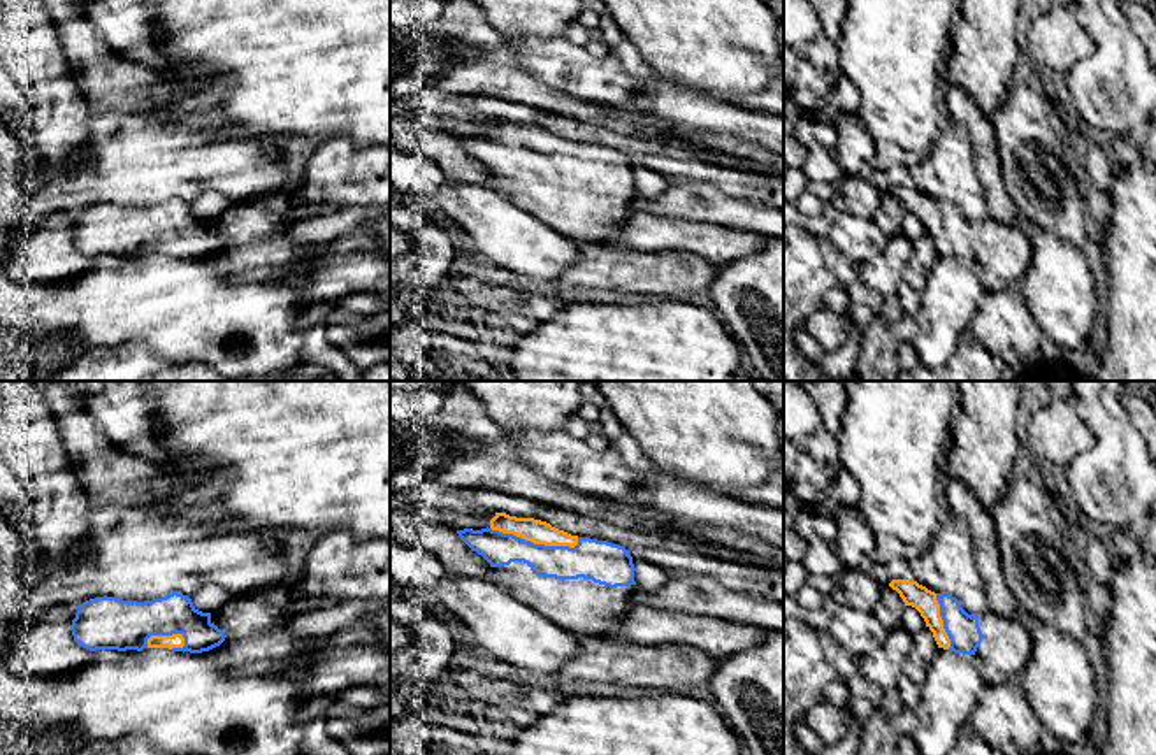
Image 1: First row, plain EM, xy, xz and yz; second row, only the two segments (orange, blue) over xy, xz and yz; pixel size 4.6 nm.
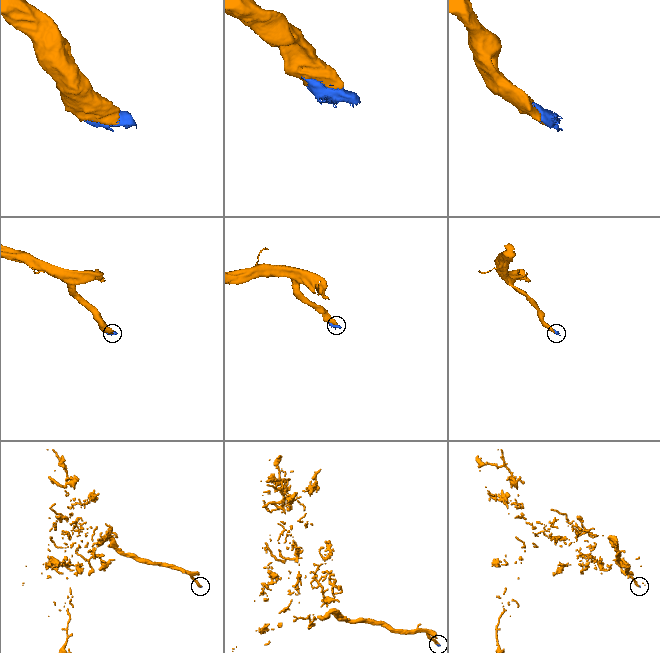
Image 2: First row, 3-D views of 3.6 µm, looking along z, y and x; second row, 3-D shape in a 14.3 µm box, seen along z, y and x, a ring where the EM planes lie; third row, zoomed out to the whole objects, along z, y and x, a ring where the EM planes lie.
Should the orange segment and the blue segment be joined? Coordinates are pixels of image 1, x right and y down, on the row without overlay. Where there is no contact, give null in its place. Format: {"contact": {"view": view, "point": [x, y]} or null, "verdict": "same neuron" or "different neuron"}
{"contact": {"view": "xz", "point": [534, 150]}, "verdict": "same neuron"}

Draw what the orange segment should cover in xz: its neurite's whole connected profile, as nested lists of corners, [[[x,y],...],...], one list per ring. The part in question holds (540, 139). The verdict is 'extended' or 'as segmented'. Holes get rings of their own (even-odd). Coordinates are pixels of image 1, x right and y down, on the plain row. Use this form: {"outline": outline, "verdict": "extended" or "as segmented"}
{"outline": [[[495,119],[487,135],[457,140],[490,170],[490,186],[497,193],[578,244],[615,246],[622,225],[632,214],[634,170],[620,151],[571,142],[546,128],[506,119]]], "verdict": "extended"}

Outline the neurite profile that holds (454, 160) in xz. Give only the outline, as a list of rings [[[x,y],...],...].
[[[411,112],[390,116],[390,147],[425,155],[457,181],[490,184],[490,170],[473,158],[457,137],[441,130],[430,116]]]

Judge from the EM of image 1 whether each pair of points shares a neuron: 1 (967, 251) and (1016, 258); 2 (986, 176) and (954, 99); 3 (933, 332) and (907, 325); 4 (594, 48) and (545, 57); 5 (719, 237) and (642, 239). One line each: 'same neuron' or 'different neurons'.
1: same neuron
2: same neuron
3: different neurons
4: different neurons
5: same neuron

